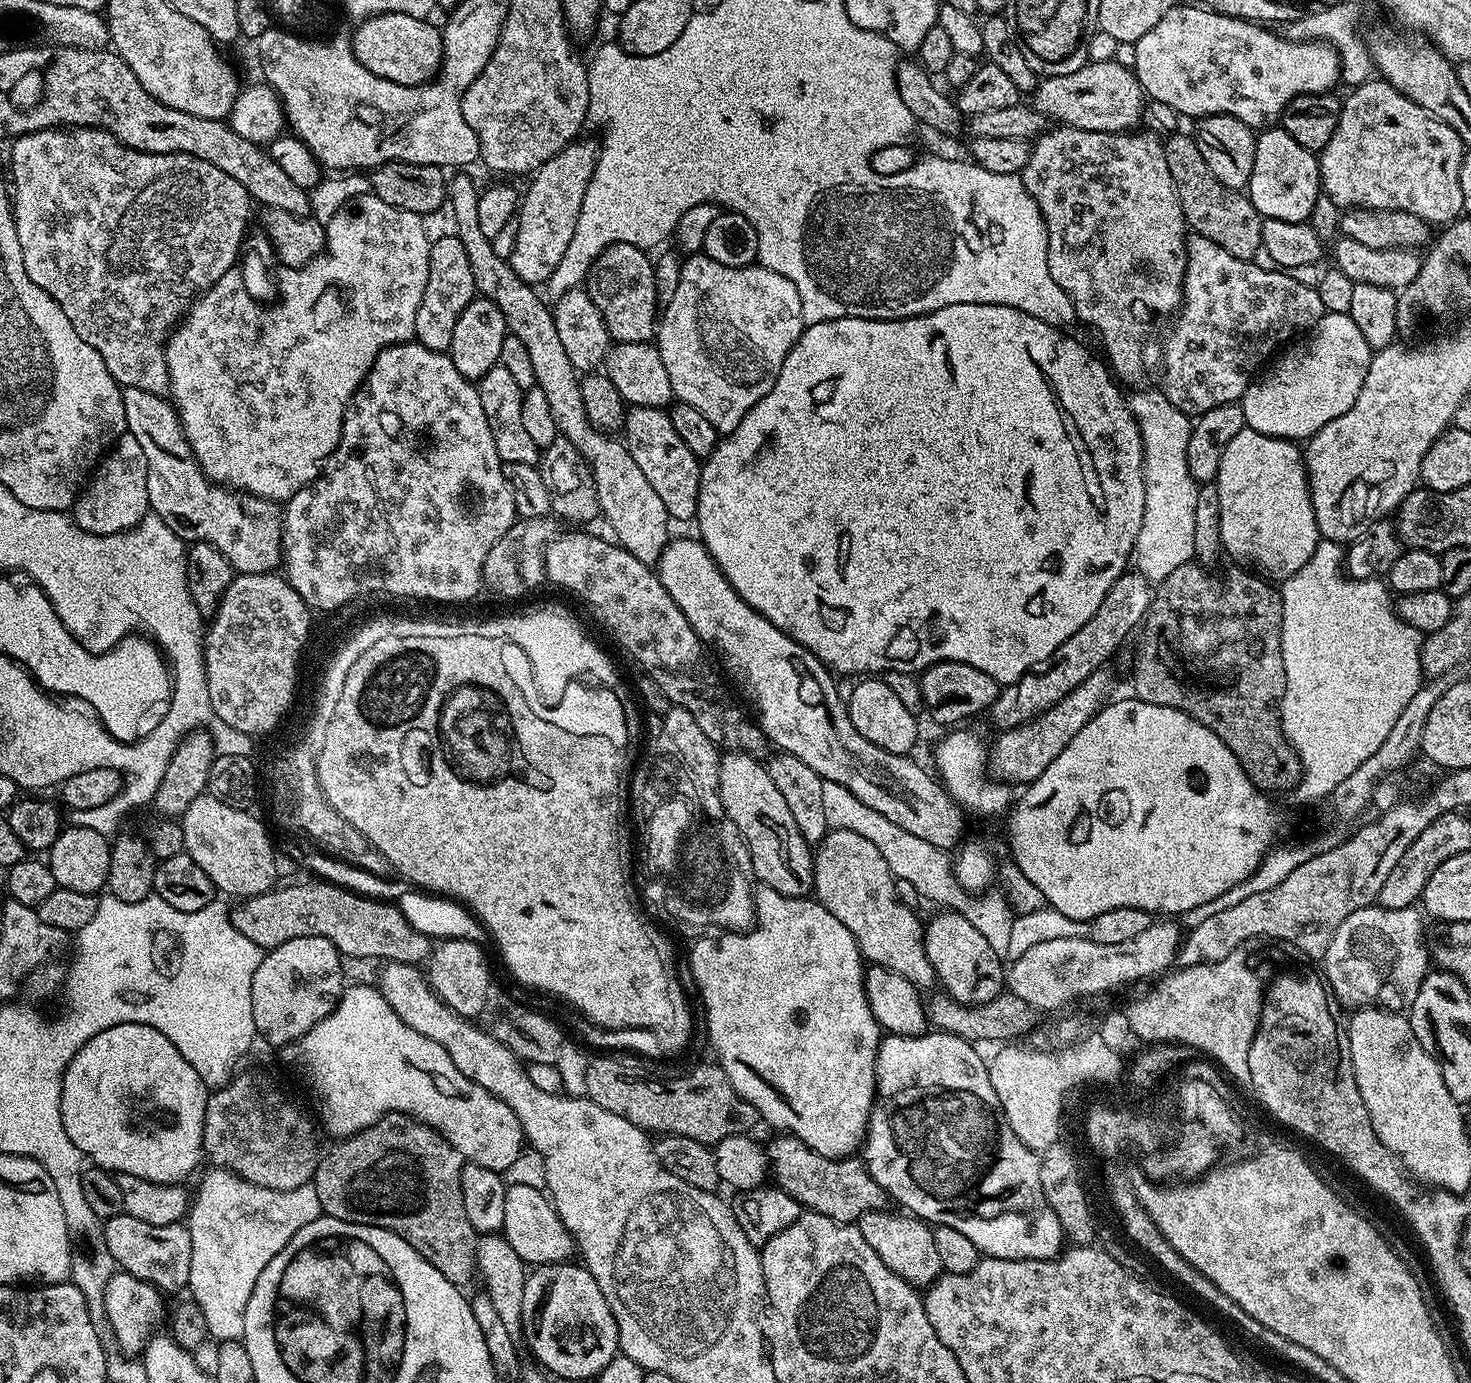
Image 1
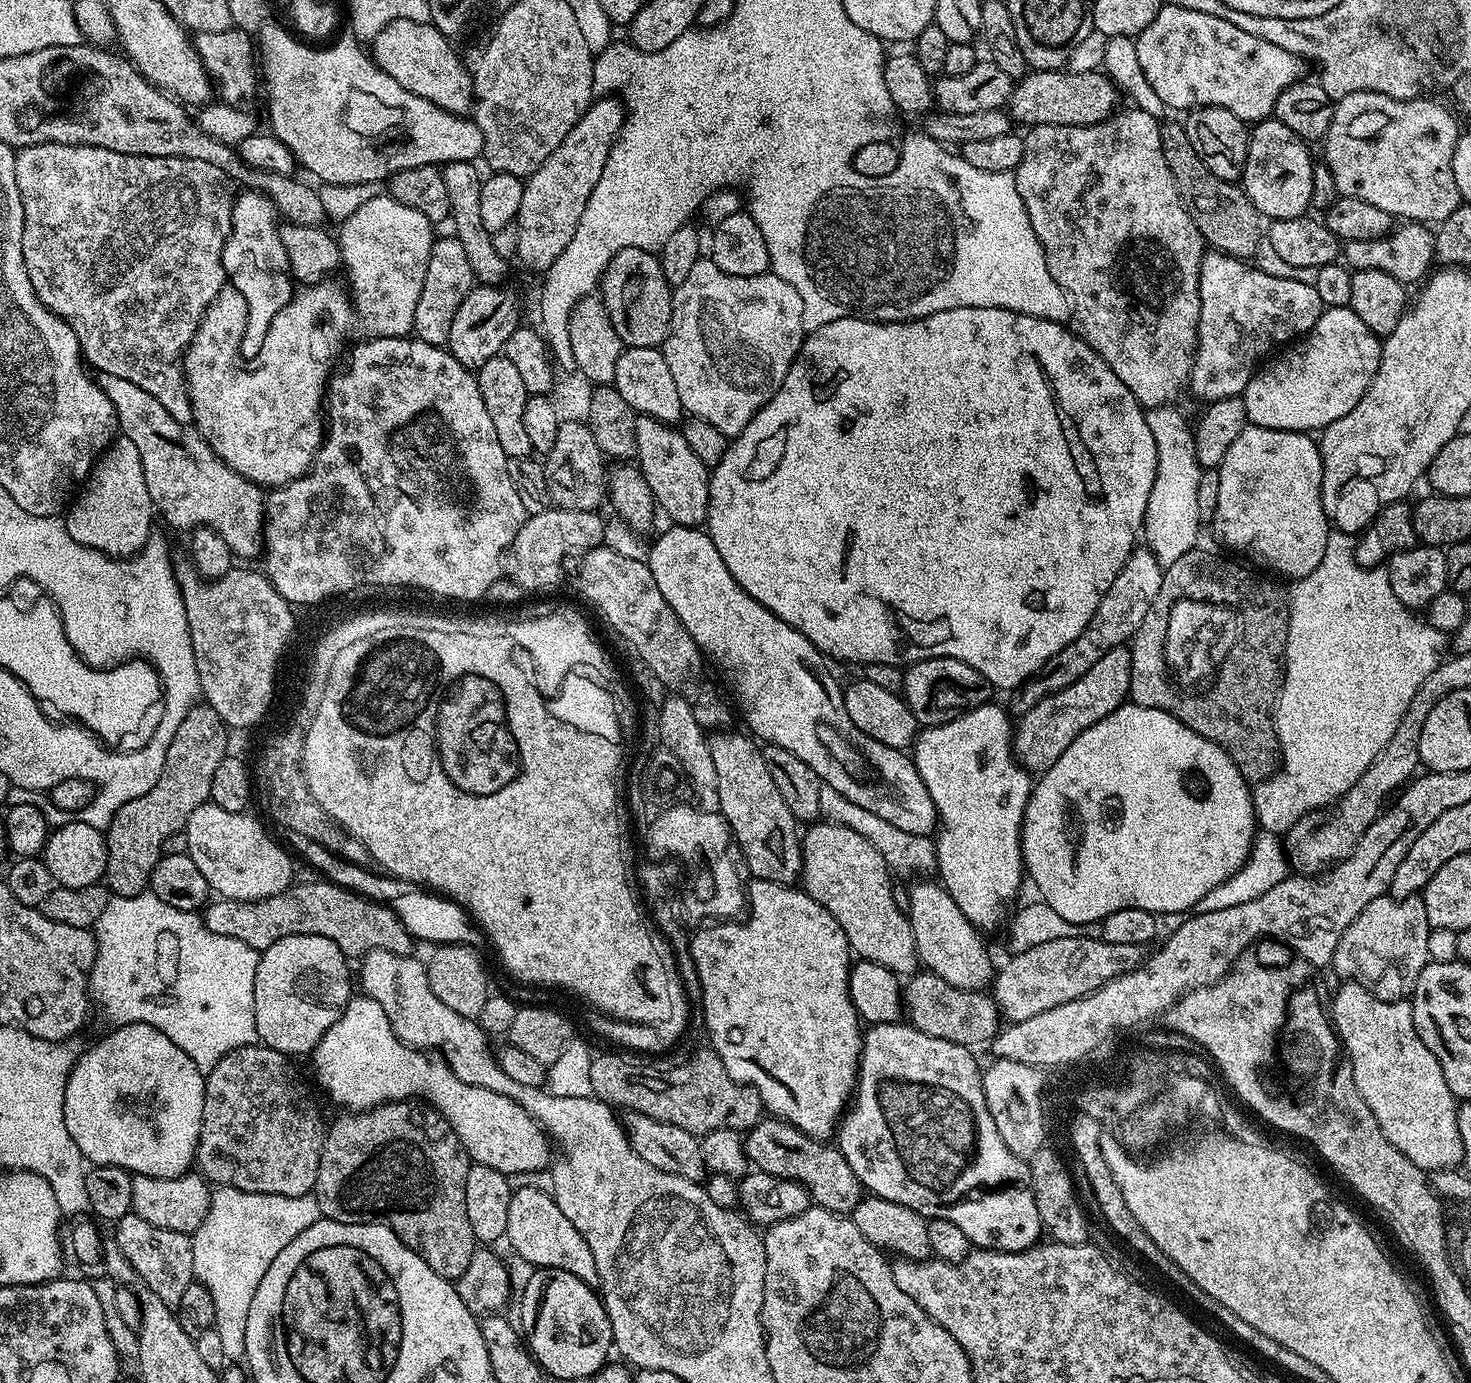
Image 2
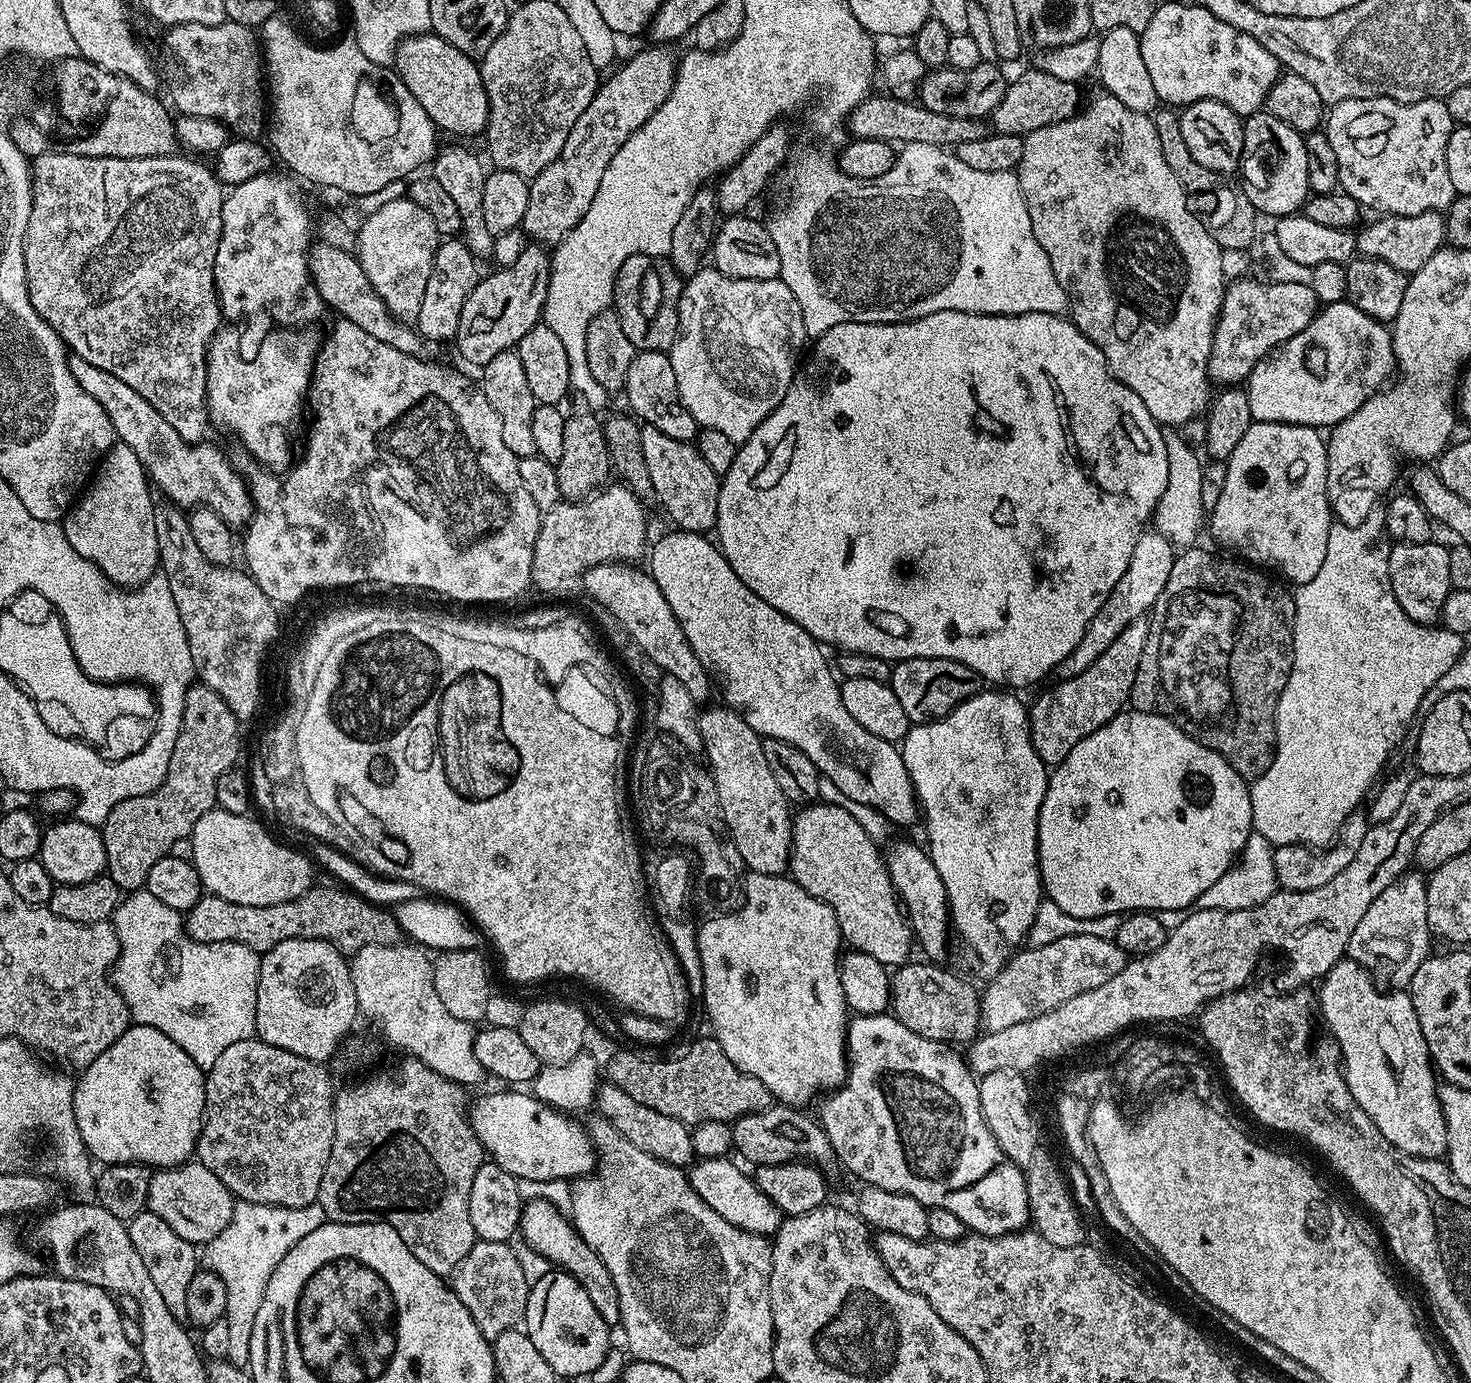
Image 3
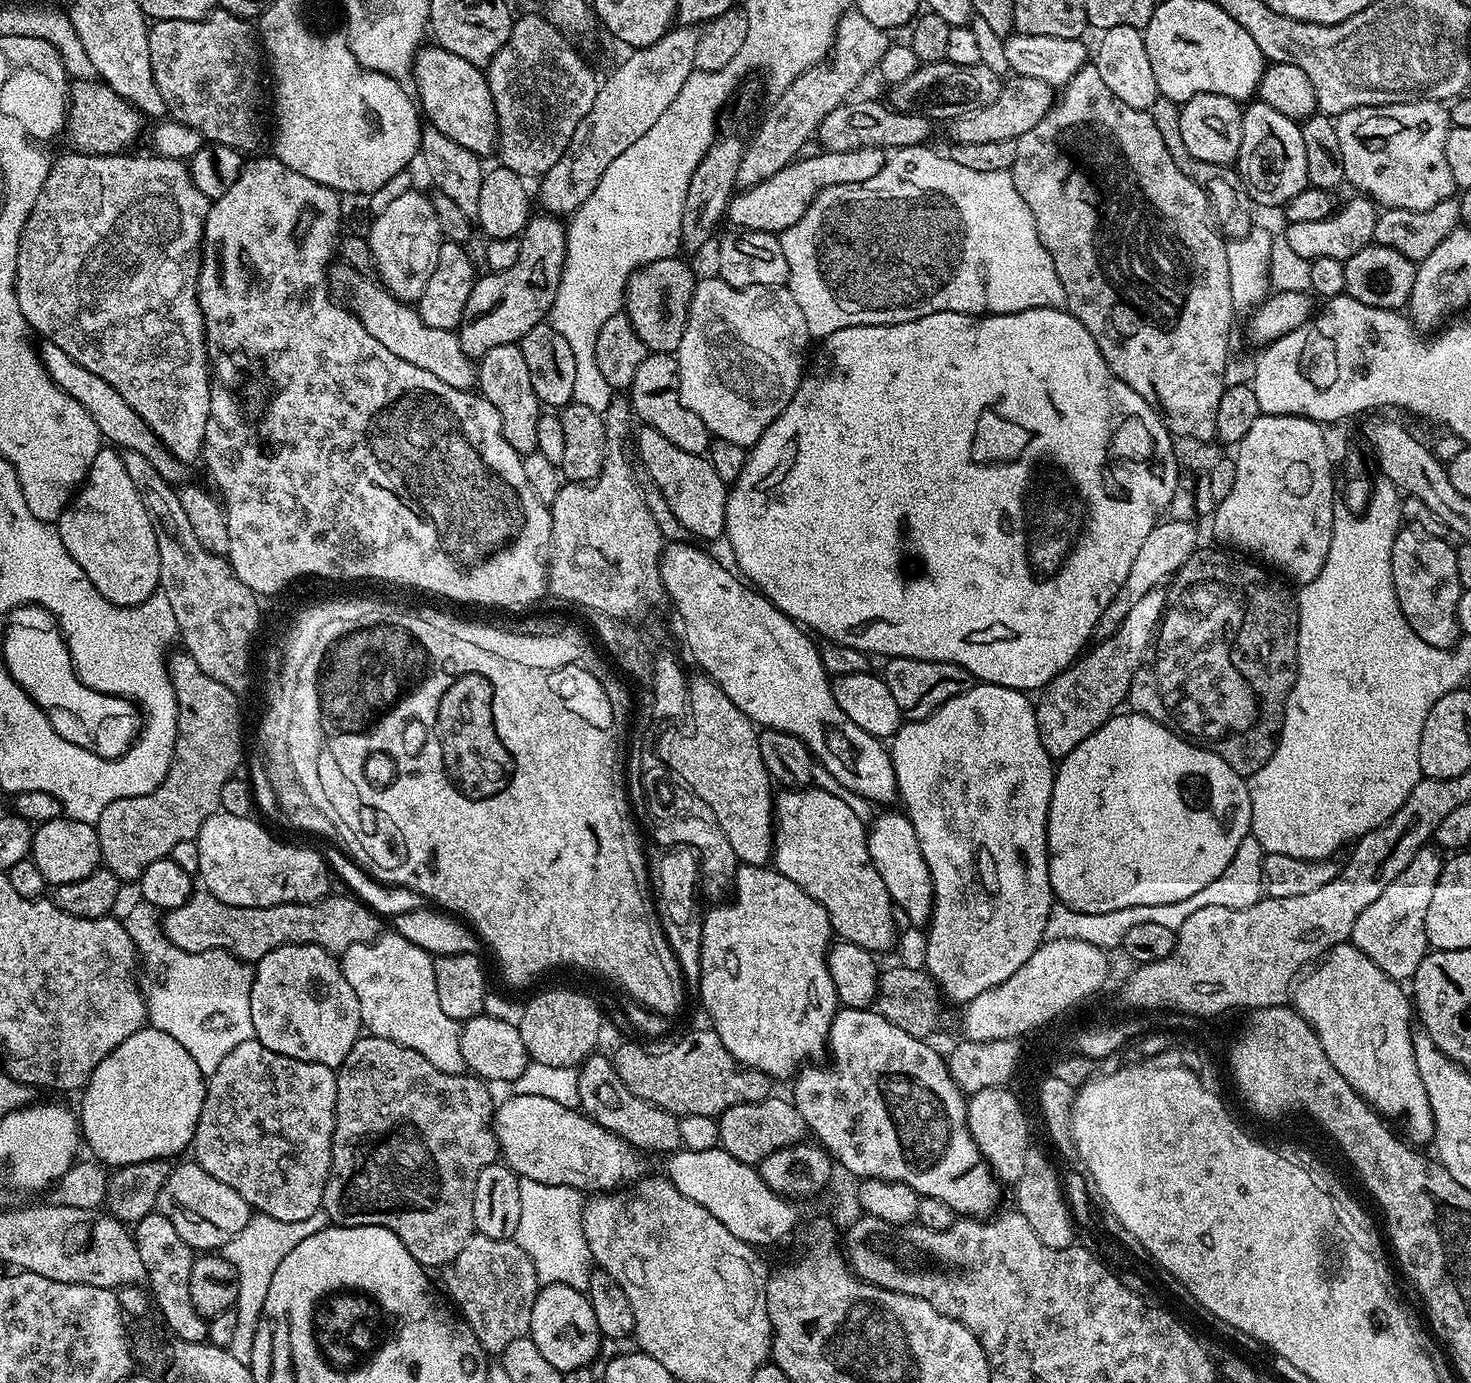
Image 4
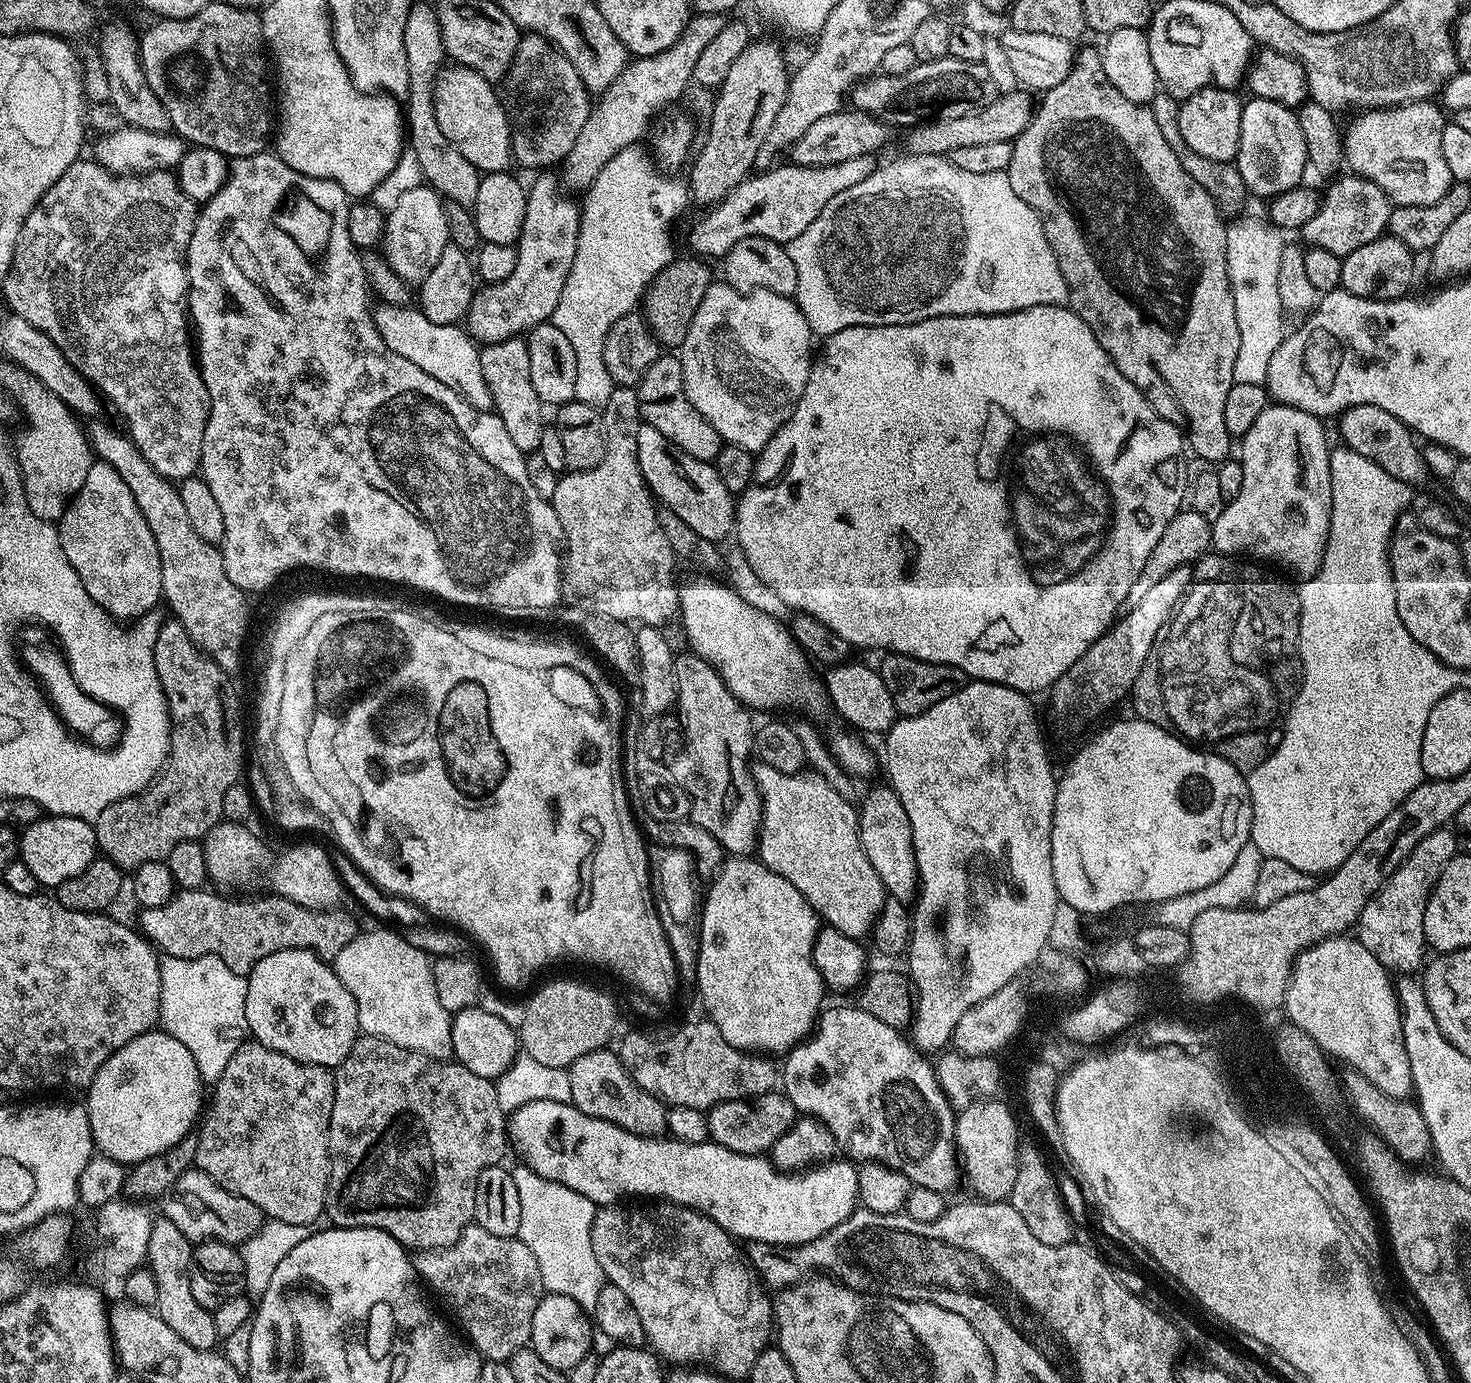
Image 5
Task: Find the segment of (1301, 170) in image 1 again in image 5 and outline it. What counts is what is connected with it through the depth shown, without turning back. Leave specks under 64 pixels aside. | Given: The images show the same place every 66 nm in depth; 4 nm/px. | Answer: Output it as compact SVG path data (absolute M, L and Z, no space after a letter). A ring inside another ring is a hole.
M1249 99L1242 110L1242 134L1235 158L1235 166L1242 174L1242 182L1249 193L1271 198L1291 188L1301 187L1300 180L1308 168L1306 138L1298 126L1295 111L1278 102Z

